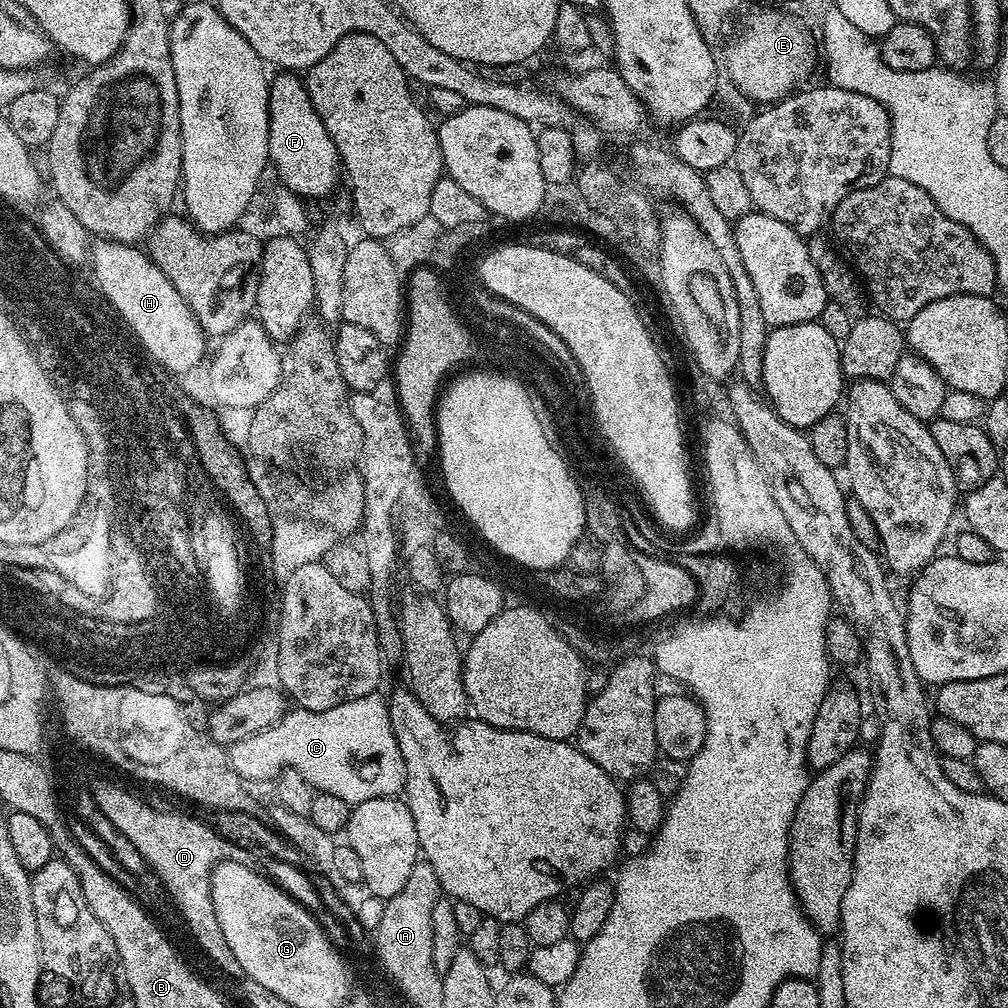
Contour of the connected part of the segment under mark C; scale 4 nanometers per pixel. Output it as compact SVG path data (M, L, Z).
M380 694L354 698L354 702L342 702L342 706L334 706L321 712L311 712L299 707L289 710L272 728L234 742L228 748L228 757L234 770L246 782L271 781L281 772L291 770L312 785L316 792L334 794L334 798L342 798L342 802L350 806L370 802L370 798L399 797L404 792L402 750L392 729L388 701Z

